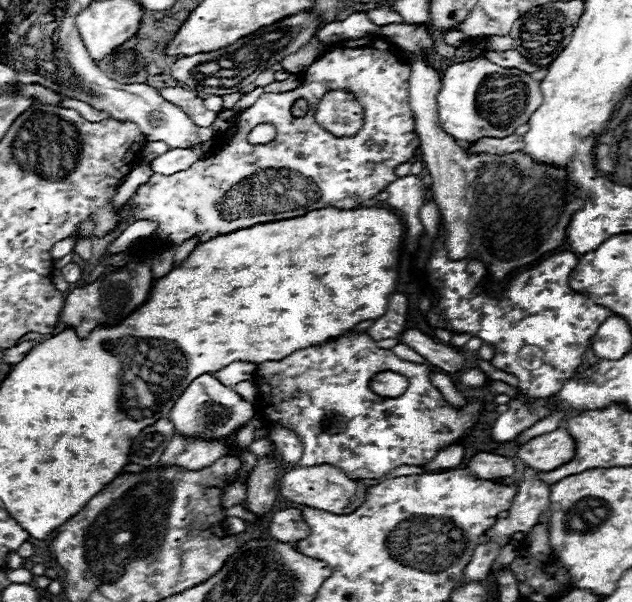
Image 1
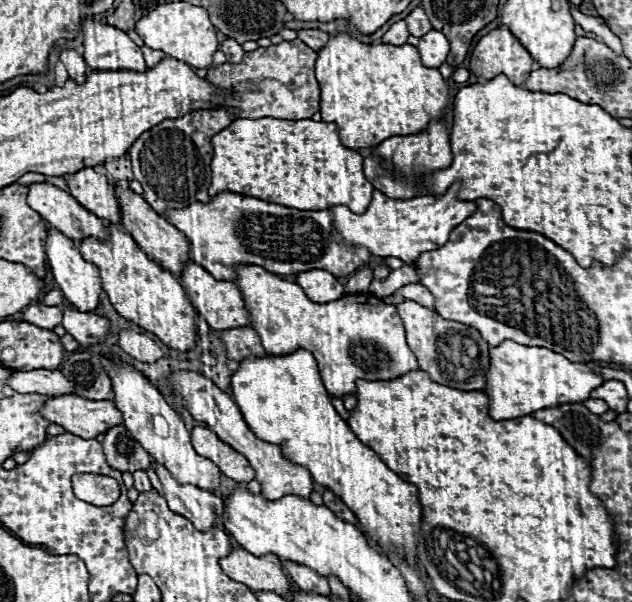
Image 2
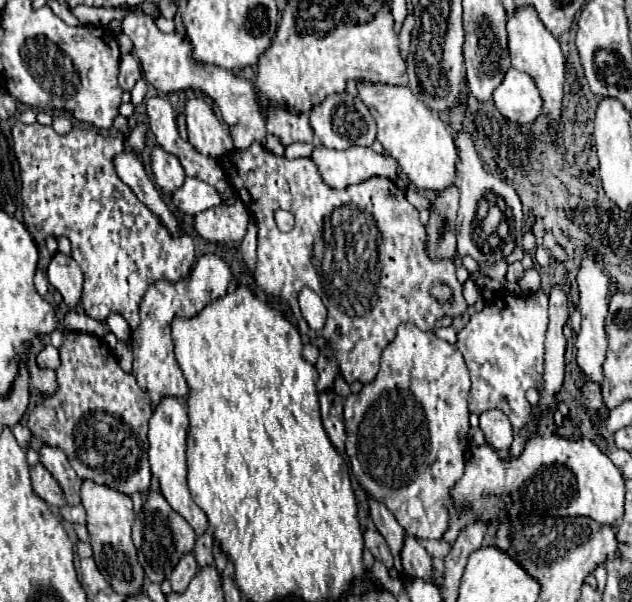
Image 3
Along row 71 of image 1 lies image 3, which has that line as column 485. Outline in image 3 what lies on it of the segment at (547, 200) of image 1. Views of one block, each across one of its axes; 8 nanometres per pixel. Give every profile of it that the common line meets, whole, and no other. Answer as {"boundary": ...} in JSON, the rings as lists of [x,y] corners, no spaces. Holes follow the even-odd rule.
{"boundary":[[[488,410],[480,414],[480,428],[486,436],[486,442],[490,442],[498,452],[506,452],[512,444],[512,424],[508,416],[500,410]]]}

